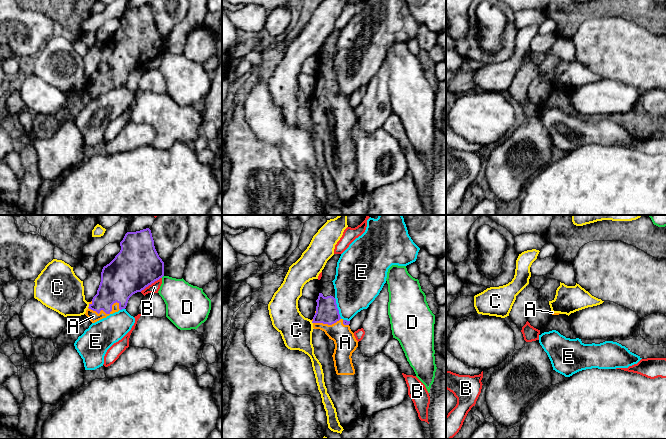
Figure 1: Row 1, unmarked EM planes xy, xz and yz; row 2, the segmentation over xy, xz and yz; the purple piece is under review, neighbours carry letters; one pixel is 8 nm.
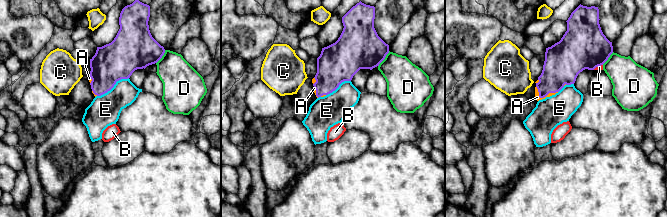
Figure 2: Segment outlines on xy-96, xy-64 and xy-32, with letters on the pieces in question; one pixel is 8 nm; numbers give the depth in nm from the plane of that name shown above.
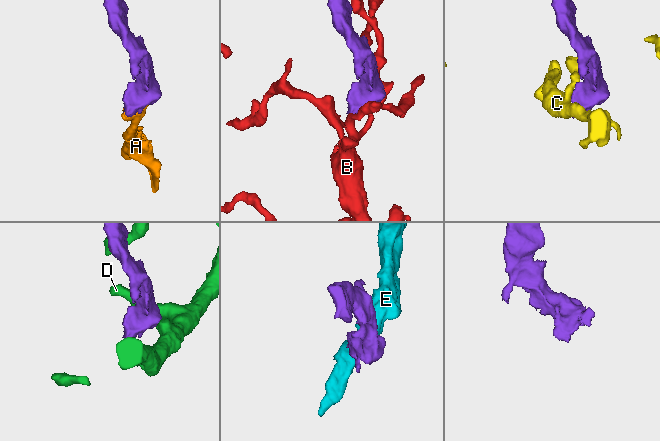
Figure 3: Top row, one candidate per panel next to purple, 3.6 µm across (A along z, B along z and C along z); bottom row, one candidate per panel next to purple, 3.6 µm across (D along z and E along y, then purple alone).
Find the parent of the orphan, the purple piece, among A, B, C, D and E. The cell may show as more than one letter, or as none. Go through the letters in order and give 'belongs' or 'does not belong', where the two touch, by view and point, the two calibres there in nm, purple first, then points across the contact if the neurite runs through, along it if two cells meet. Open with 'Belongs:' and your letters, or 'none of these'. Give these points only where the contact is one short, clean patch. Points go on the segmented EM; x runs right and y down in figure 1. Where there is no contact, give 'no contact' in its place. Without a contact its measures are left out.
Belongs: A
A: belongs | xy (108, 313) | 280/90 nm
B: does not belong | xy (150, 284) | 360/80 nm
C: does not belong | xy (89, 306) | 220/340 nm
D: does not belong | xy (162, 276) | 360/280 nm | along xy (163, 275), (161, 277)
E: does not belong | xz (337, 308) | 180/360 nm | along xz (334, 298), (341, 318)

